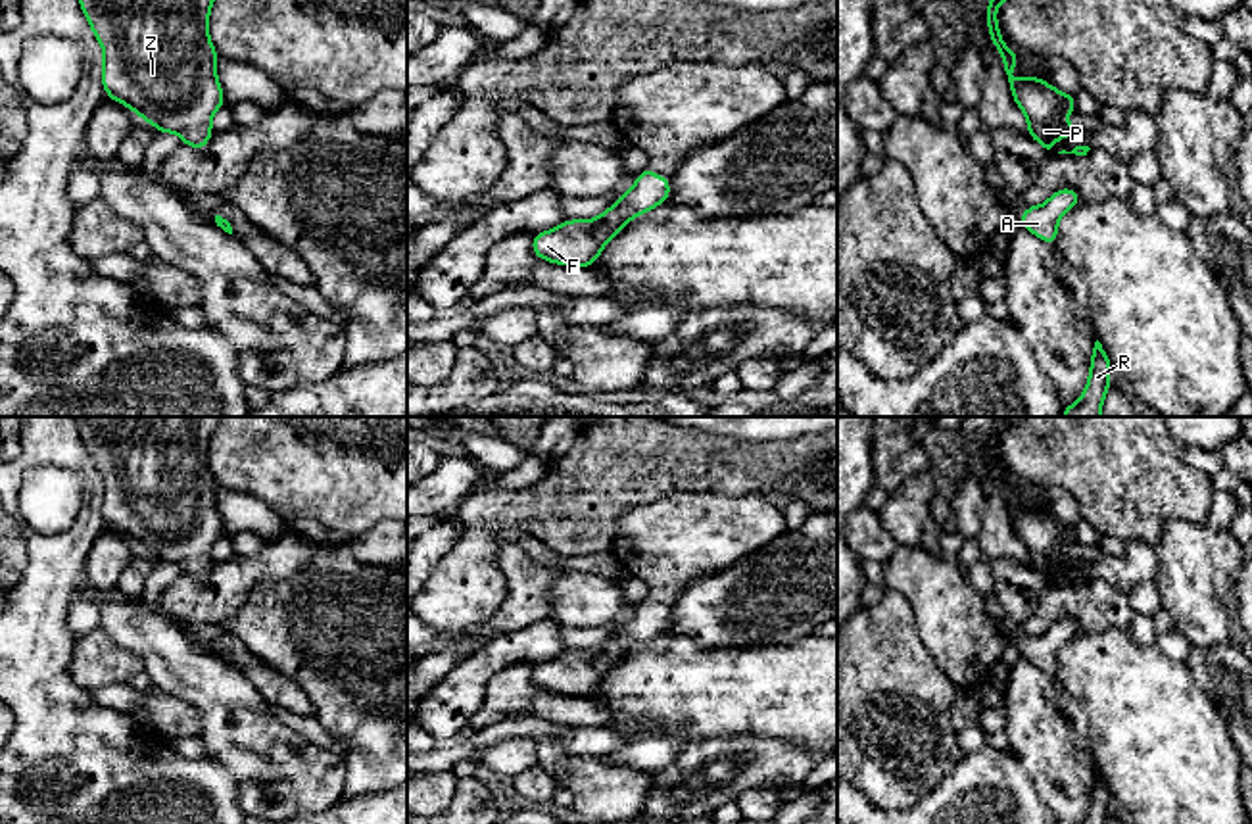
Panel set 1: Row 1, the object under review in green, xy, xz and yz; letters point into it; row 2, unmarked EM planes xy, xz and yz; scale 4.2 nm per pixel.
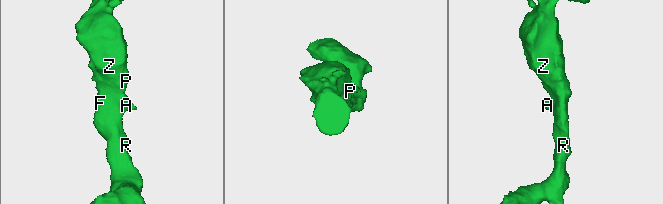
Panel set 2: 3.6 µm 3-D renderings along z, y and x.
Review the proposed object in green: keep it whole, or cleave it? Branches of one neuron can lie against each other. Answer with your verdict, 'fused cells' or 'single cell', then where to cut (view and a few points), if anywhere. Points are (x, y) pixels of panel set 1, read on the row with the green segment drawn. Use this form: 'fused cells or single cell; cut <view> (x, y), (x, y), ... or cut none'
single cell; cut none

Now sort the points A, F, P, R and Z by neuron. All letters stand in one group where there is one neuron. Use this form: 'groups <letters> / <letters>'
groups A F P R Z

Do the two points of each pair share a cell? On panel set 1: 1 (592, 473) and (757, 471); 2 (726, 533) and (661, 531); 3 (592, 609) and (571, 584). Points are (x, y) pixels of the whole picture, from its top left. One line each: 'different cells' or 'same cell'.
1: same cell
2: same cell
3: same cell

